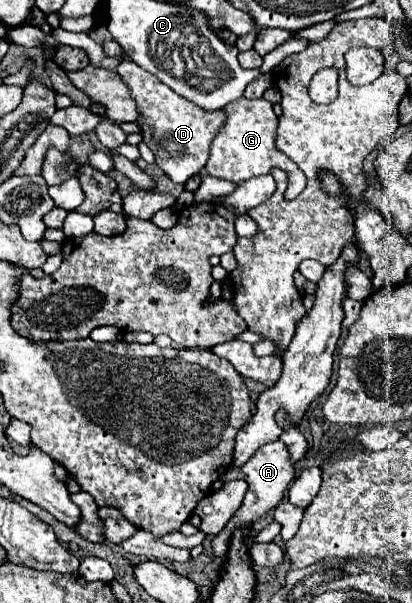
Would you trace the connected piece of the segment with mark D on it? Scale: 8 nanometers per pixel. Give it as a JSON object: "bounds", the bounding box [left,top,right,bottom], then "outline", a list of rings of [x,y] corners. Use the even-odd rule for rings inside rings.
{"bounds":[37,29,225,185],"outline":[[[39,29],[39,39],[37,39],[37,47],[39,45],[71,45],[71,47],[81,47],[89,53],[91,65],[95,67],[107,67],[117,71],[123,81],[129,85],[133,99],[137,101],[139,113],[141,113],[141,127],[147,145],[153,149],[155,153],[155,163],[163,169],[163,173],[173,181],[183,185],[189,177],[197,175],[207,161],[209,155],[209,145],[217,133],[217,129],[223,125],[225,115],[223,111],[203,111],[201,107],[197,107],[195,103],[179,97],[175,91],[171,91],[165,83],[161,83],[159,79],[155,79],[155,75],[139,69],[135,63],[131,63],[127,57],[107,57],[103,53],[103,47],[99,43],[95,43],[89,35],[85,33],[69,33],[63,29],[51,29],[51,33],[43,33]]]}

